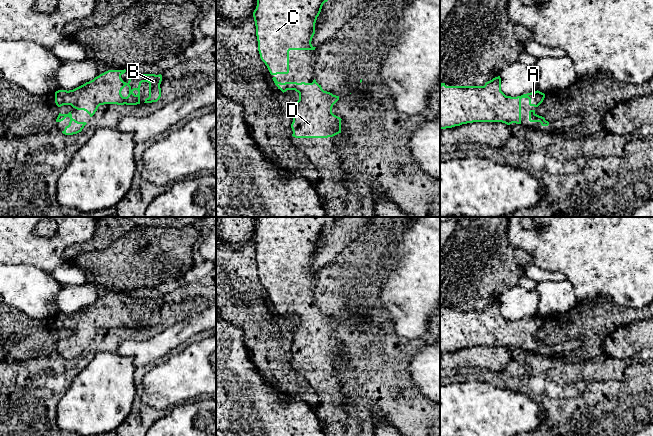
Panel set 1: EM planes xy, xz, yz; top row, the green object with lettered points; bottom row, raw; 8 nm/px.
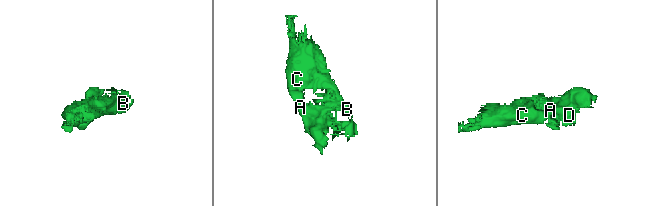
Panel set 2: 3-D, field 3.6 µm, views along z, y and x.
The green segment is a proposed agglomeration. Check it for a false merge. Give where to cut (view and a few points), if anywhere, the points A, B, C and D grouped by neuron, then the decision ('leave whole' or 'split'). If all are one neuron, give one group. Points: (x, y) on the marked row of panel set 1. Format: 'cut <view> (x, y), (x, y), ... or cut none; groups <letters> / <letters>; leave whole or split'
cut none; groups A B C D; leave whole

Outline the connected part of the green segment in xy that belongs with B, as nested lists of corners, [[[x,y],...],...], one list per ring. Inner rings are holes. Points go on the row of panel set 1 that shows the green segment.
[[[125,69],[108,70],[73,90],[58,90],[55,92],[55,103],[58,107],[71,105],[77,110],[86,111],[92,117],[100,105],[140,104],[142,82],[149,83],[149,97],[144,103],[157,102],[160,99],[161,74],[140,74],[136,70],[131,70],[129,81],[126,83],[121,78],[125,72]],[[126,85],[129,87],[129,94],[123,97],[121,91]]]

